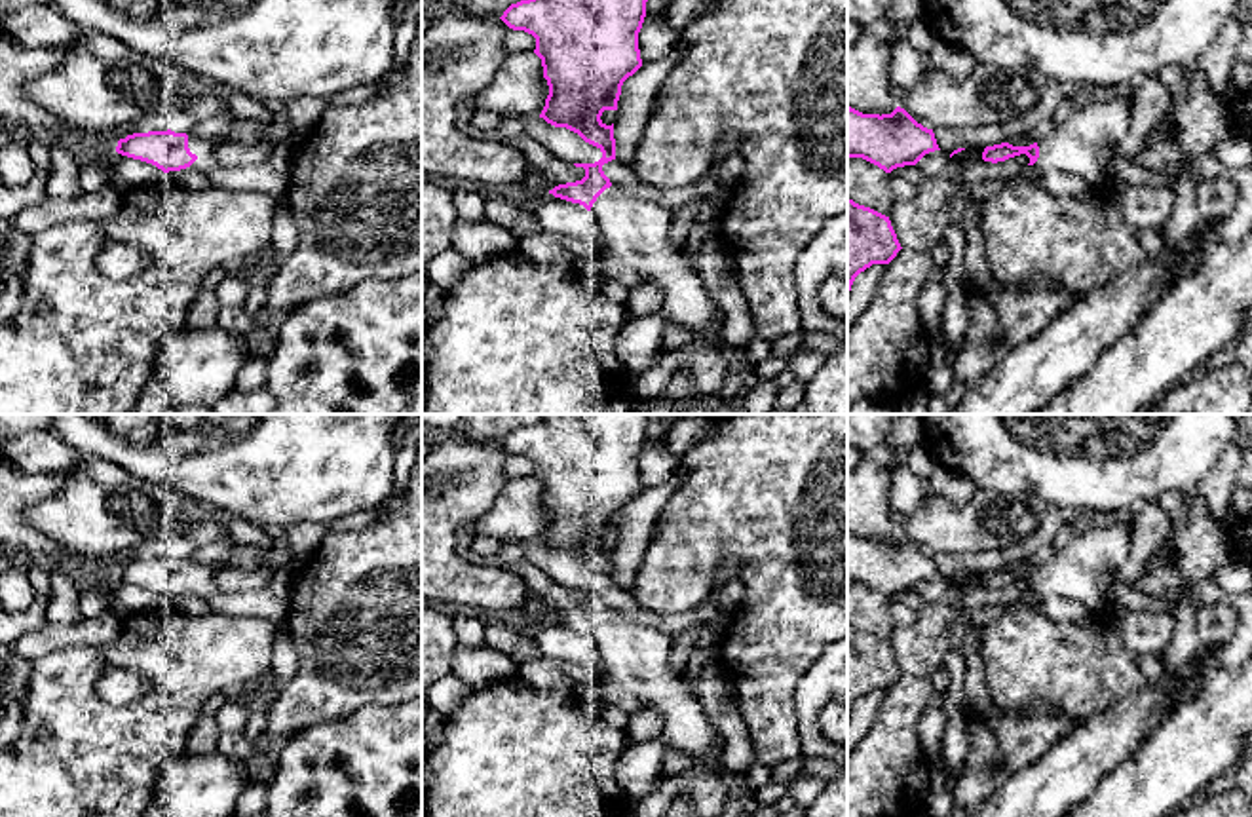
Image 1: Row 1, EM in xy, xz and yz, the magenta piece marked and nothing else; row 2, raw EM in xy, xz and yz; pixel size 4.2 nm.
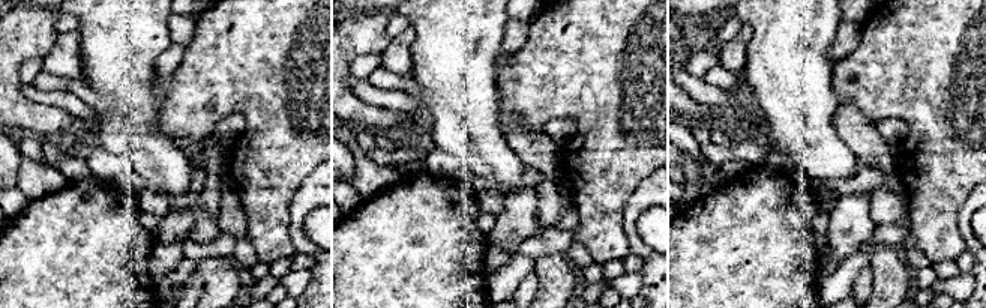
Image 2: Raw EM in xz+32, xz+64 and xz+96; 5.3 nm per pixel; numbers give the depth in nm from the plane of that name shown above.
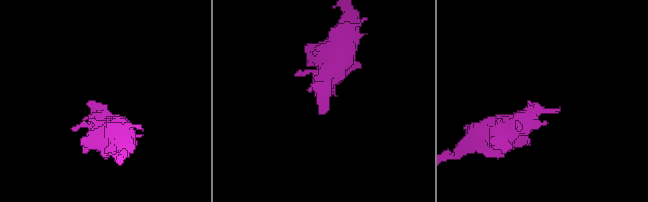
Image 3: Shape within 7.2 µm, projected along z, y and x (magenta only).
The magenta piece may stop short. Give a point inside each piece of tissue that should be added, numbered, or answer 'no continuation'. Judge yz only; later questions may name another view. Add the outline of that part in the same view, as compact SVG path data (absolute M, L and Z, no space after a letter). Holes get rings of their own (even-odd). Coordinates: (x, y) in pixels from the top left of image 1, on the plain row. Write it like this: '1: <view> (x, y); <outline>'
1: yz (1097, 550); M1119 519L1081 524L1070 543L1037 568L1041 598L1062 597L1100 610L1100 583L1129 557L1132 528Z

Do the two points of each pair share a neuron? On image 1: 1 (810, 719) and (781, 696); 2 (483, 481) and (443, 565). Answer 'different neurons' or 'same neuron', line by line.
1: different neurons
2: same neuron

